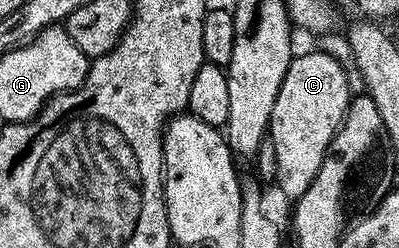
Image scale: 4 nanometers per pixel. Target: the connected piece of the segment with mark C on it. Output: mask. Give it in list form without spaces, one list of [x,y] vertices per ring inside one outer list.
[[[305,52],[294,55],[291,66],[287,70],[287,74],[283,78],[283,86],[279,86],[279,94],[275,98],[275,106],[273,113],[269,119],[269,131],[267,133],[268,139],[273,142],[273,149],[277,155],[277,178],[275,181],[276,187],[281,187],[281,192],[290,198],[302,196],[307,190],[307,186],[311,186],[311,182],[315,178],[315,174],[319,174],[319,166],[323,166],[323,158],[328,152],[328,147],[331,146],[332,140],[335,138],[337,132],[340,130],[342,124],[345,123],[345,114],[349,109],[351,101],[351,93],[349,94],[349,76],[345,73],[345,68],[333,56],[328,56],[325,52]]]

